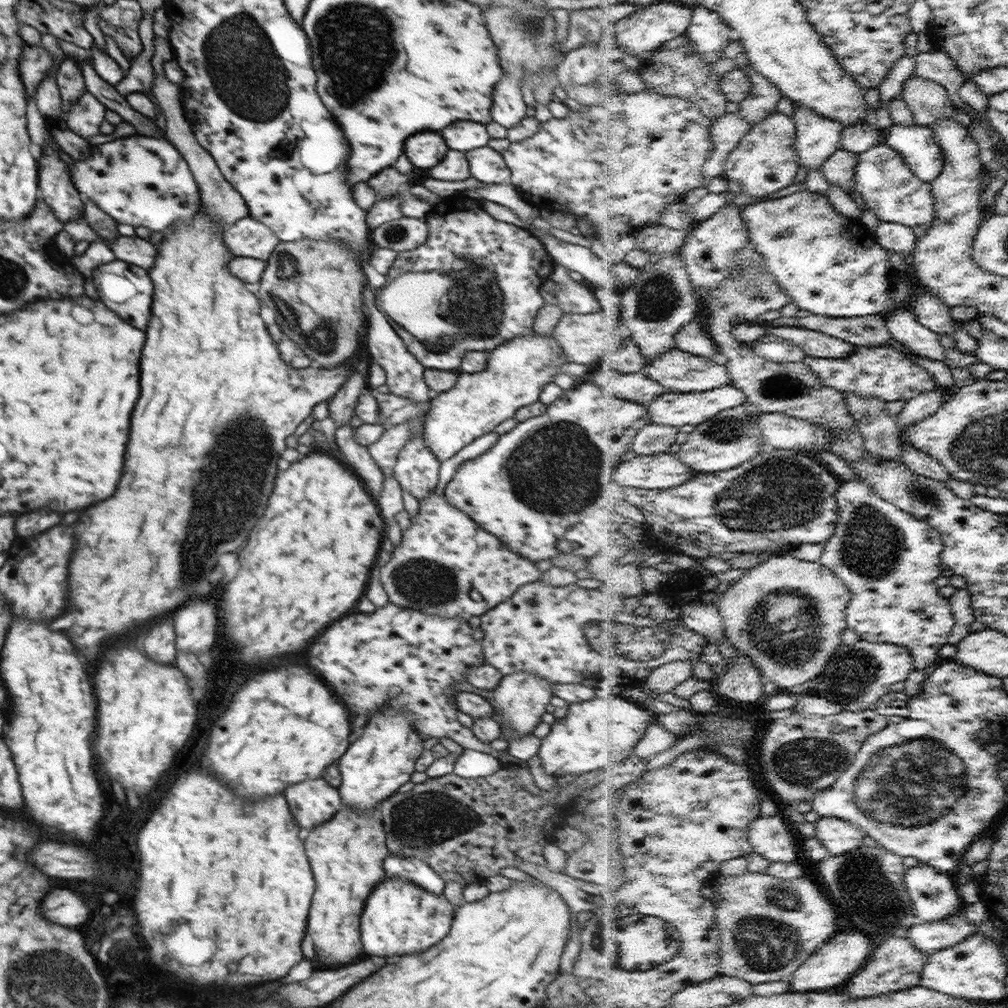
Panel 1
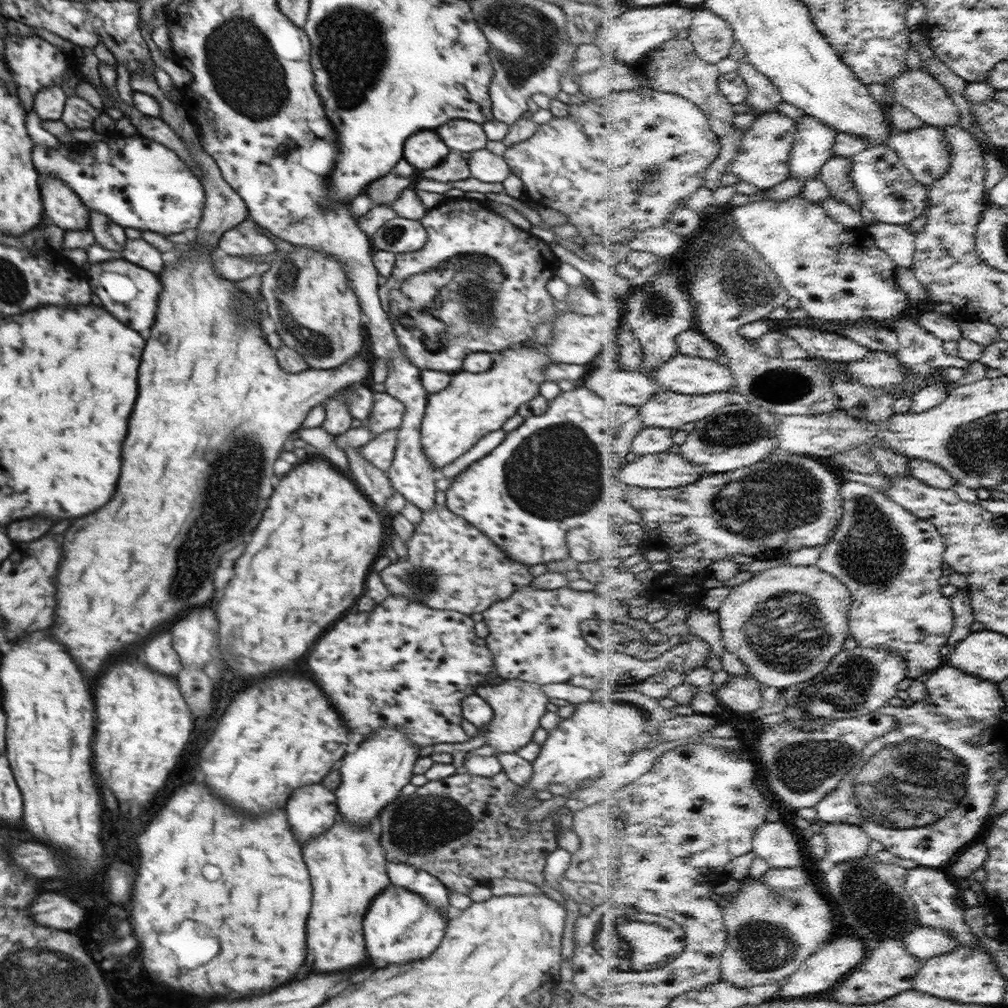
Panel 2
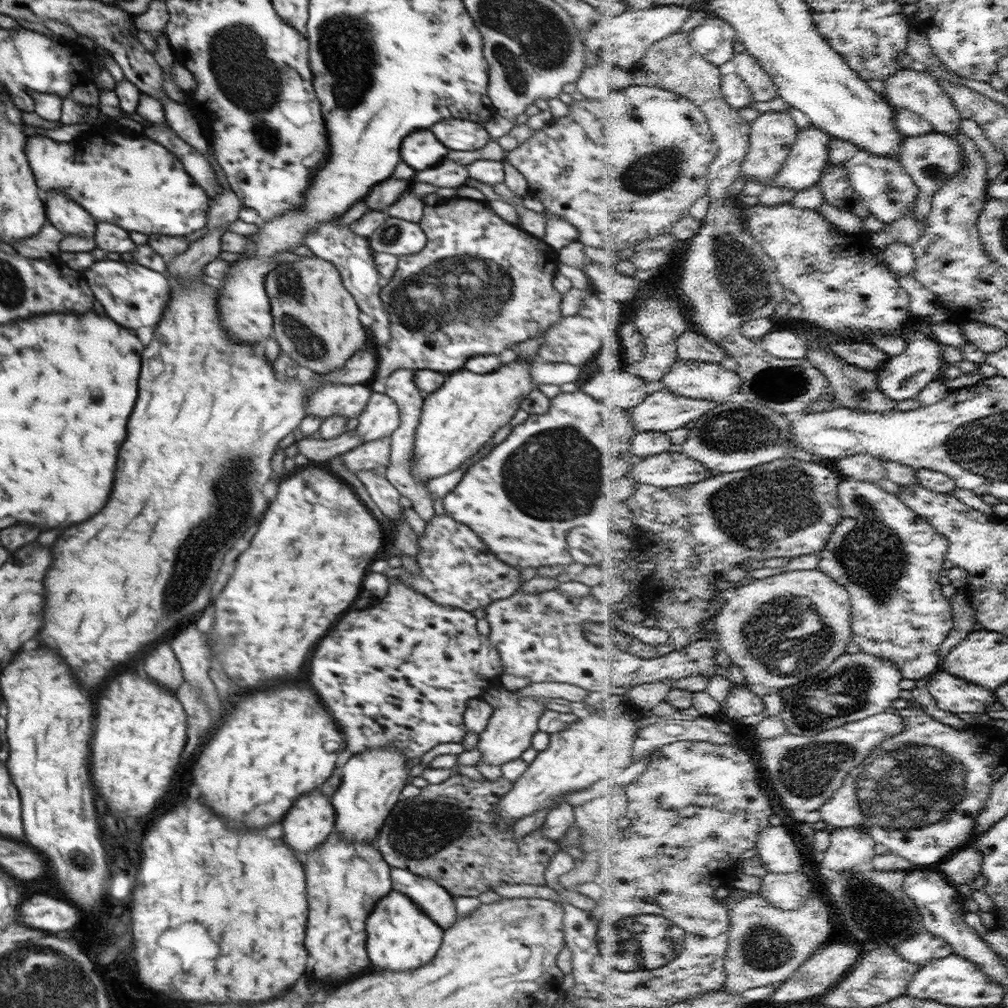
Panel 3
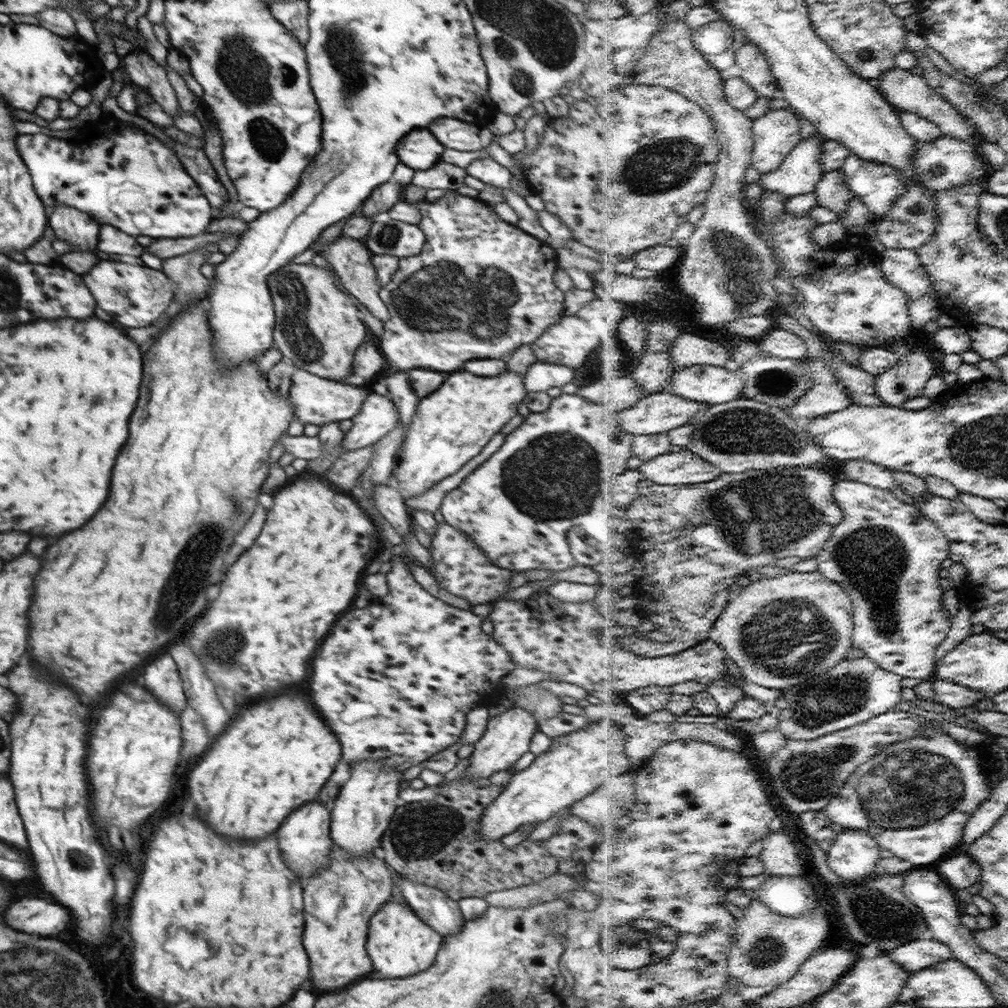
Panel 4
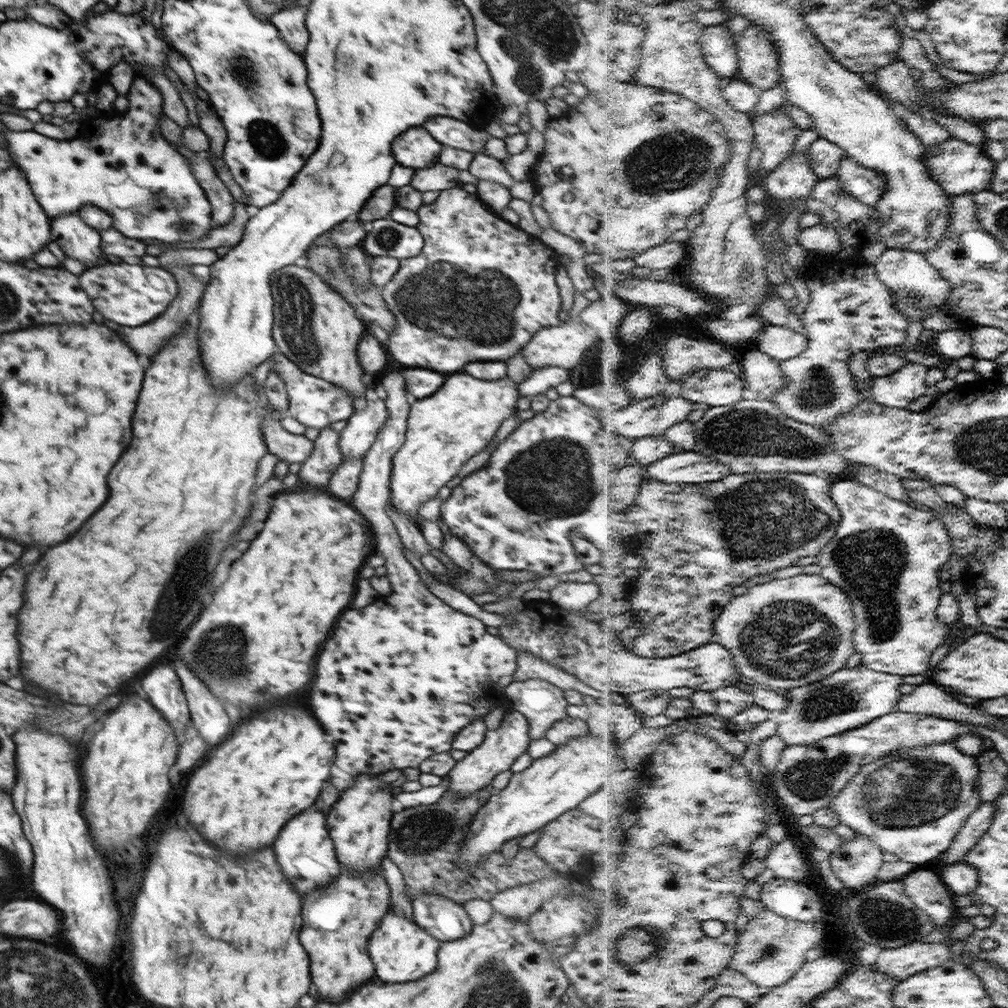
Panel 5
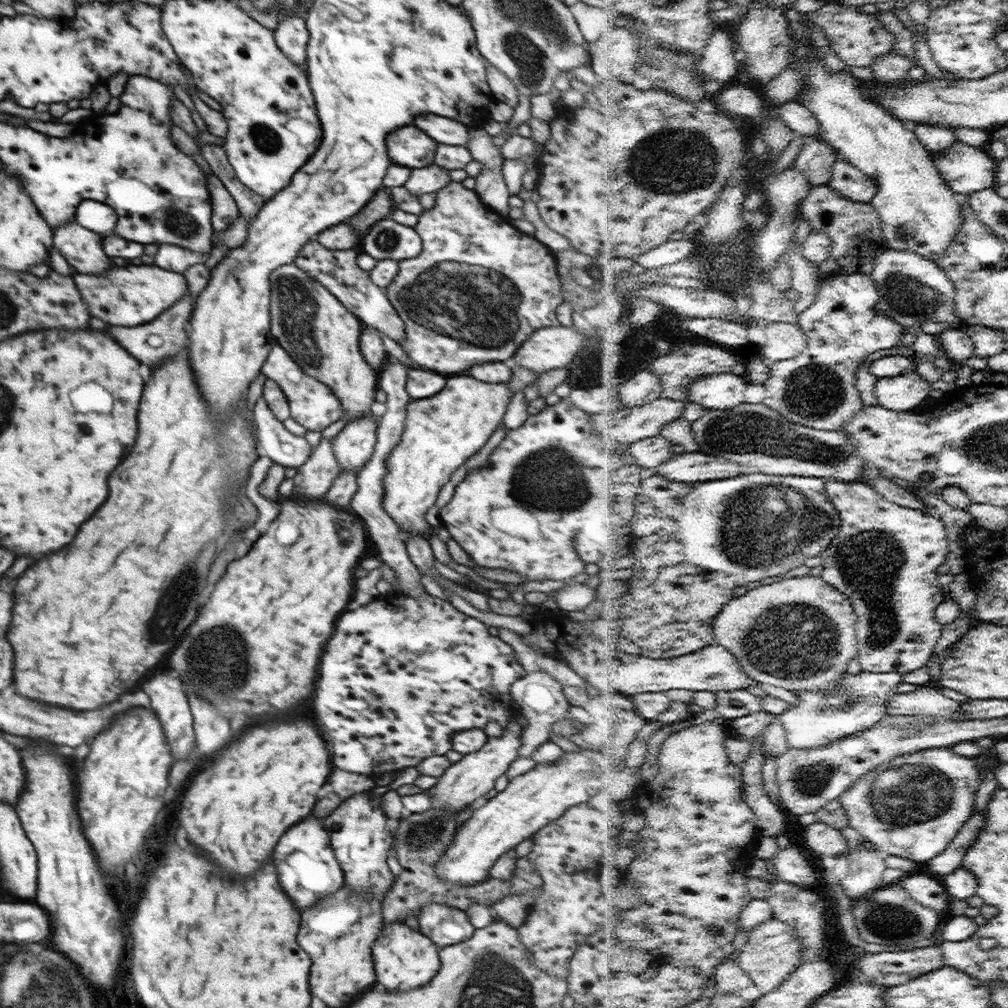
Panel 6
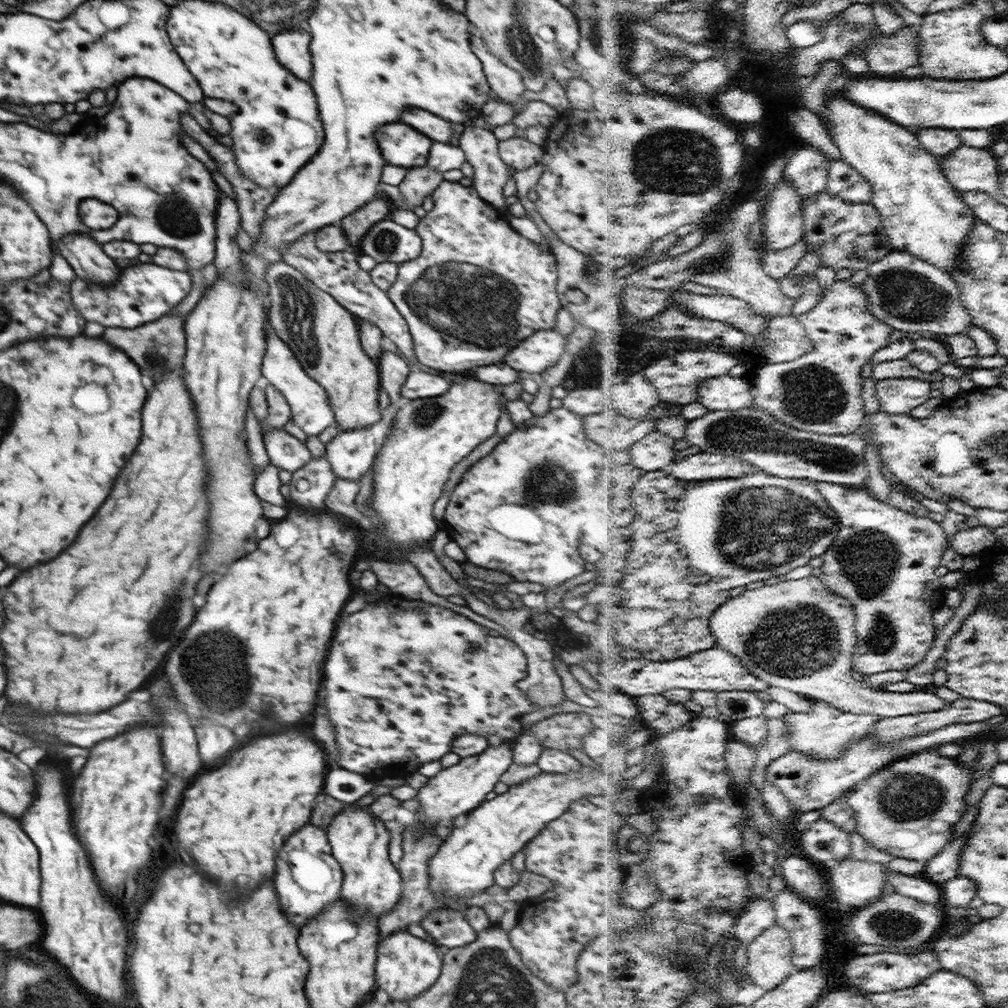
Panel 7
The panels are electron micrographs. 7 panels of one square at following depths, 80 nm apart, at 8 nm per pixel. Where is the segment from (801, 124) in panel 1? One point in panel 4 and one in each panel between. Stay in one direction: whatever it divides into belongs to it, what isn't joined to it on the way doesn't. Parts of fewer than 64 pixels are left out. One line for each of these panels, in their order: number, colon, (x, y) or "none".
2: (816, 141)
3: (806, 165)
4: (803, 169)

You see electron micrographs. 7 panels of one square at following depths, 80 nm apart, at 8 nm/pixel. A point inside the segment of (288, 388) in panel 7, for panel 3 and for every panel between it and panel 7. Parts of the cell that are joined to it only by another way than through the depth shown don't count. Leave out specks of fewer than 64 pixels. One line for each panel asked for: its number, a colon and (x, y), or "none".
3: (349, 401)
4: (316, 400)
5: (314, 402)
6: (312, 404)

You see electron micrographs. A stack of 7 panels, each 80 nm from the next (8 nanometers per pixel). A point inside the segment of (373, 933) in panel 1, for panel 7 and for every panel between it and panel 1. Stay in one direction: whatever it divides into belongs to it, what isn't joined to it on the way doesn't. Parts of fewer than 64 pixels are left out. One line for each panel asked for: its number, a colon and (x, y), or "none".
2: (399, 926)
3: (400, 937)
4: (400, 944)
5: (400, 950)
6: (403, 959)
7: (405, 966)

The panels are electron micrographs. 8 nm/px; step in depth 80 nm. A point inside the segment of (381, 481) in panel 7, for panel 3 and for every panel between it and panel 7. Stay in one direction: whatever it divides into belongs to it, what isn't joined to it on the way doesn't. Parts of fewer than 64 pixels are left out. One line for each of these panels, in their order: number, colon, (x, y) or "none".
3: (457, 420)
4: (452, 425)
5: (461, 418)
6: (441, 433)

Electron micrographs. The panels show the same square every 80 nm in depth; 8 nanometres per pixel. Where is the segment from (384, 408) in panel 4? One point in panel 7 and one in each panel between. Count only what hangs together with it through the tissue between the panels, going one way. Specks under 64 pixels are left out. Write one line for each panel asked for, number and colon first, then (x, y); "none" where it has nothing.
5: (361, 431)
6: (353, 446)
7: (351, 454)

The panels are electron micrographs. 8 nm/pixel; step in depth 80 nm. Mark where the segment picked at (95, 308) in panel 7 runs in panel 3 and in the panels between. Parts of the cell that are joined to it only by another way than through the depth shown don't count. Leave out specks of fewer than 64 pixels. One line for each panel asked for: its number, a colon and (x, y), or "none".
3: (135, 296)
4: (136, 296)
5: (129, 295)
6: (131, 296)

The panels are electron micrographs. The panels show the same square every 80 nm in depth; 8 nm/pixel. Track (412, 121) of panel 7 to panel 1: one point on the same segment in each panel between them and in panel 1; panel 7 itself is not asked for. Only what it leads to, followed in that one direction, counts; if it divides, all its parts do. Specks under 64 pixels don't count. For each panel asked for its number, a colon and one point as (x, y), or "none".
1: (468, 135)
2: (463, 135)
3: (463, 135)
4: (453, 133)
5: (449, 131)
6: (444, 130)

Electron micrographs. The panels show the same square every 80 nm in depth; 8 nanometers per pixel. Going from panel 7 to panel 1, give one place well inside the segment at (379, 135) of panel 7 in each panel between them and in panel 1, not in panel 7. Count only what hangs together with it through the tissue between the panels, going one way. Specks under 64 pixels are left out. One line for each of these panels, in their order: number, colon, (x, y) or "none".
1: (422, 150)
2: (424, 150)
3: (420, 150)
4: (420, 150)
5: (415, 148)
6: (410, 147)

